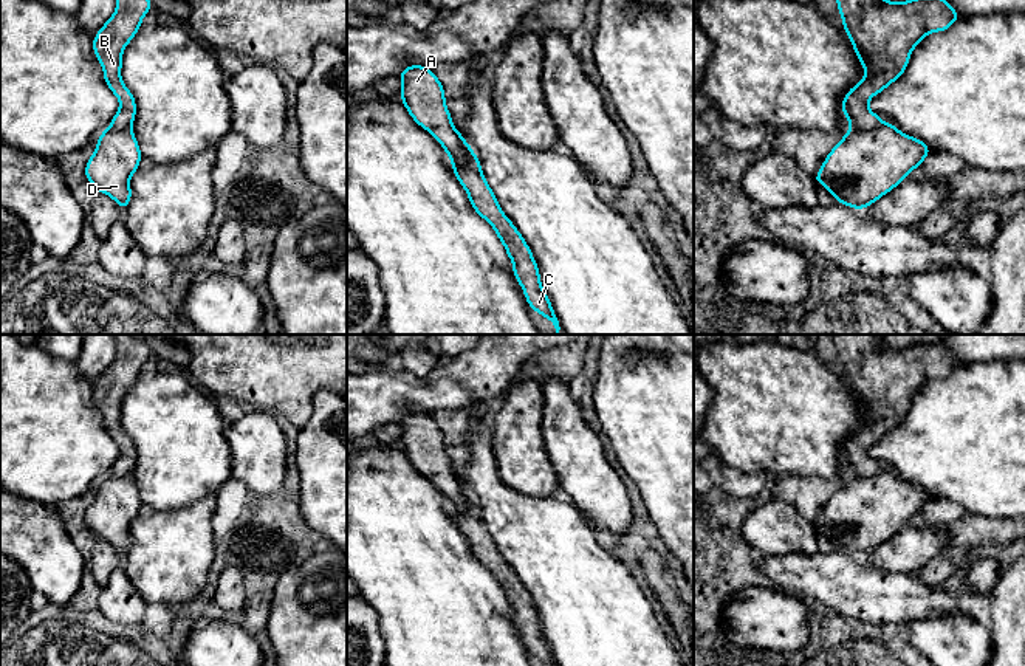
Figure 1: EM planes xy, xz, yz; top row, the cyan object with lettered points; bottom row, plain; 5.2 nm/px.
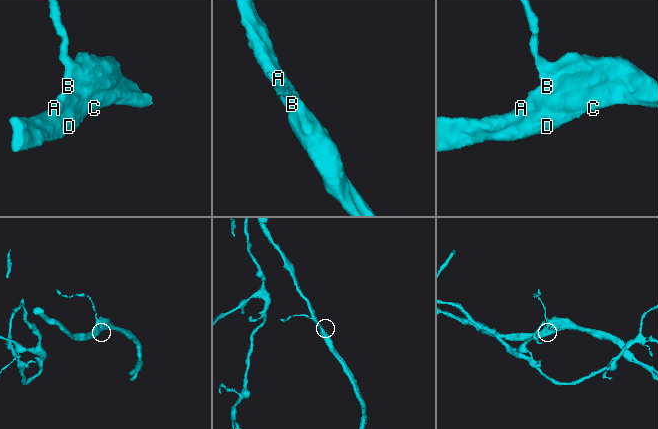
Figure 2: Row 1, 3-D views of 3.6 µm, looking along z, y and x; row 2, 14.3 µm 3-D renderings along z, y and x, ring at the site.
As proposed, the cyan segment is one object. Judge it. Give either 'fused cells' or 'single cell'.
single cell

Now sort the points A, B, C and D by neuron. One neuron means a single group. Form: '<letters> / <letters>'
A B C D

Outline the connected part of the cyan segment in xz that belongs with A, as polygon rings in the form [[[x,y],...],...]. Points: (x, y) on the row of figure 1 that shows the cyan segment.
[[[409,65],[398,76],[401,77],[401,102],[406,110],[441,144],[474,211],[492,226],[503,243],[530,308],[547,318],[559,335],[559,321],[542,287],[537,262],[519,229],[502,211],[482,172],[480,160],[454,127],[440,79],[423,65]]]

